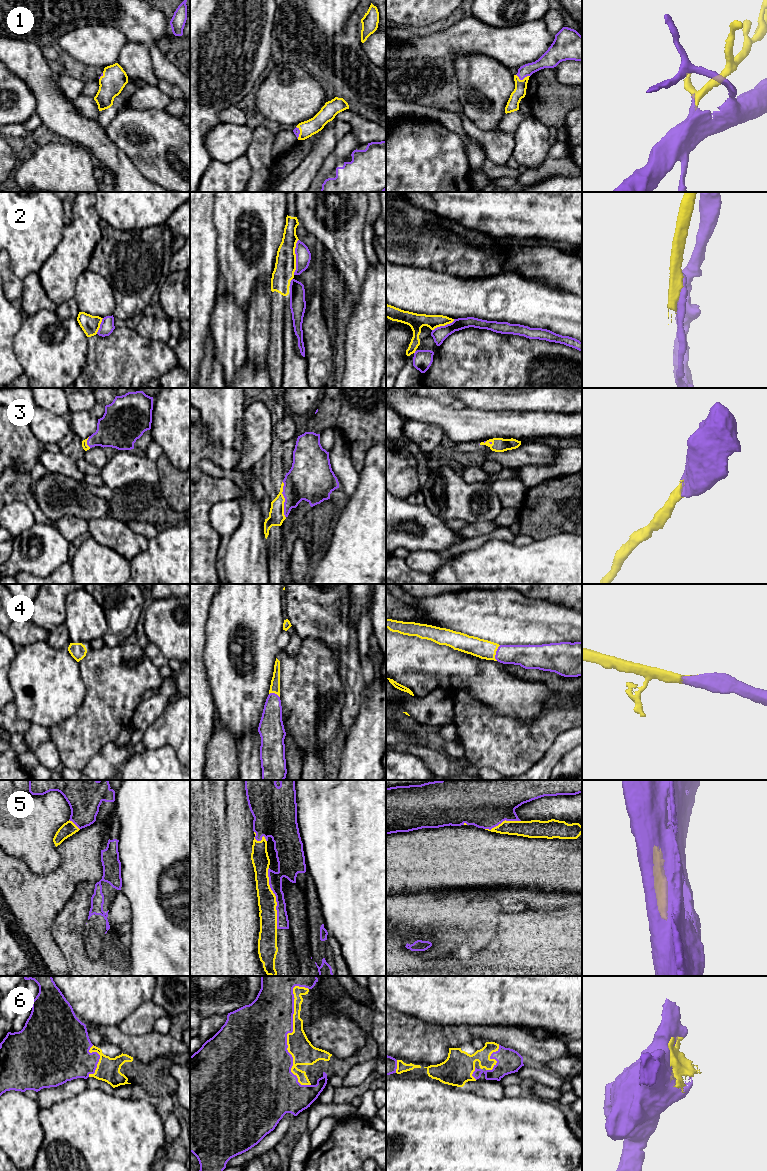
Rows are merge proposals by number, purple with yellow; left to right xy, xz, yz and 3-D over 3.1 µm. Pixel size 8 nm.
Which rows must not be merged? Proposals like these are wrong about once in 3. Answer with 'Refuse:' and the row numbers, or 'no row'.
Refuse: 2

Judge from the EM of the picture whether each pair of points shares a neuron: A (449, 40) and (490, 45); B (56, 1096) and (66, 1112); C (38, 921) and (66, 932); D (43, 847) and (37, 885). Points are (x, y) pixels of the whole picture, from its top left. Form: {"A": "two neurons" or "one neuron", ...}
{"A": "one neuron", "B": "two neurons", "C": "two neurons", "D": "two neurons"}

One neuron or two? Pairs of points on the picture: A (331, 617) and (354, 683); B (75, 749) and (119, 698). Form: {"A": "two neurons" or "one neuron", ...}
{"A": "one neuron", "B": "one neuron"}

